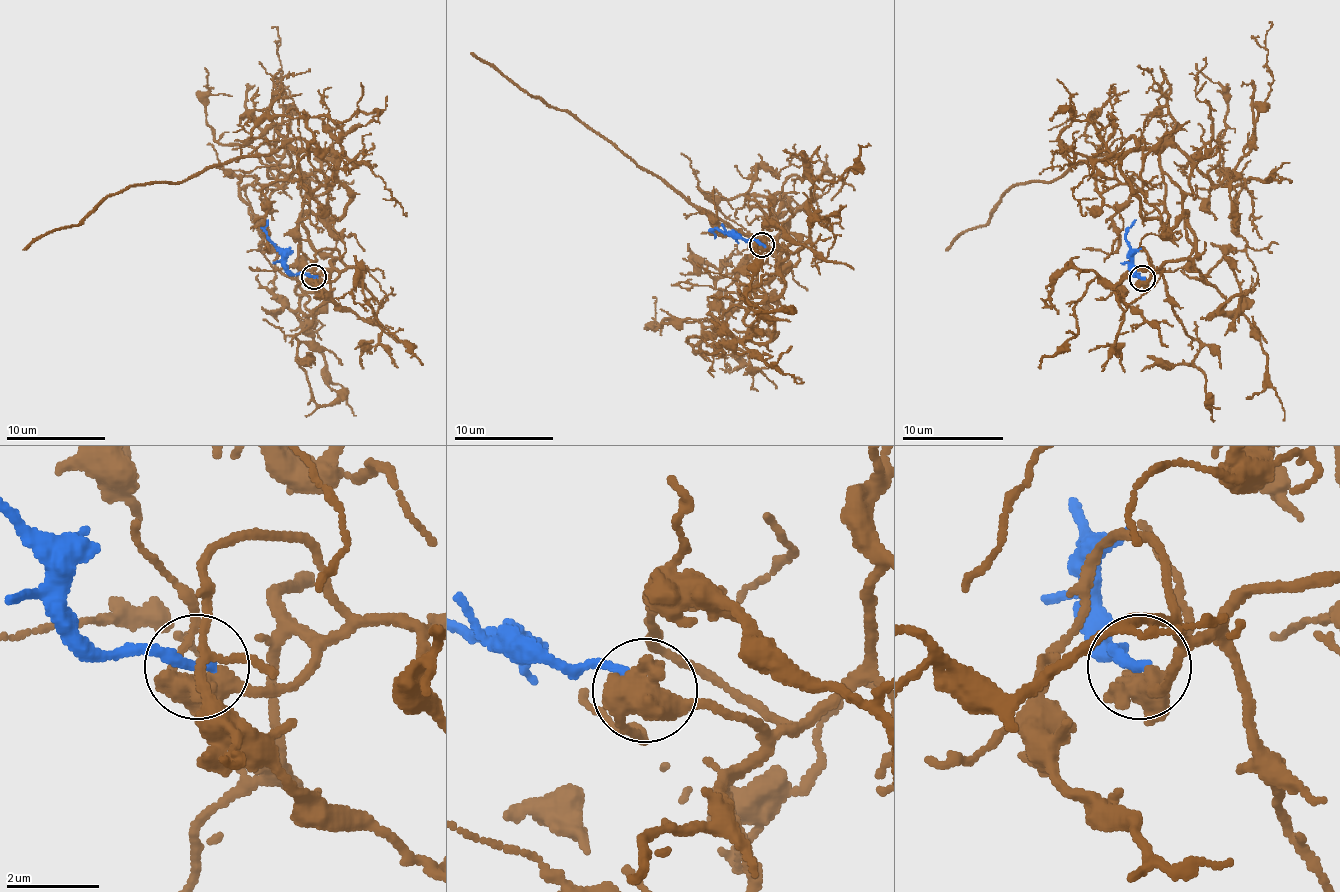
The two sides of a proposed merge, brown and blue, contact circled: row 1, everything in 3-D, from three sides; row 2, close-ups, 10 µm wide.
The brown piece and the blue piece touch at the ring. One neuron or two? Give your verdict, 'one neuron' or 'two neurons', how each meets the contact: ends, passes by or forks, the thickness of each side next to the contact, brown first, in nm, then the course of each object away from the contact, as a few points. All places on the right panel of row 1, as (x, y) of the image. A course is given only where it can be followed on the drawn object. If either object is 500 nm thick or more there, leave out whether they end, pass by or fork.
one neuron; 600 nm thick on the brown side, 260 nm on the other; brown runs (1143, 280), (1196, 244), (1183, 191), (1132, 138), (1054, 181), (1016, 183), (945, 249); blue runs (1143, 277), (1132, 270), (1132, 257), (1125, 234), (1135, 219)

